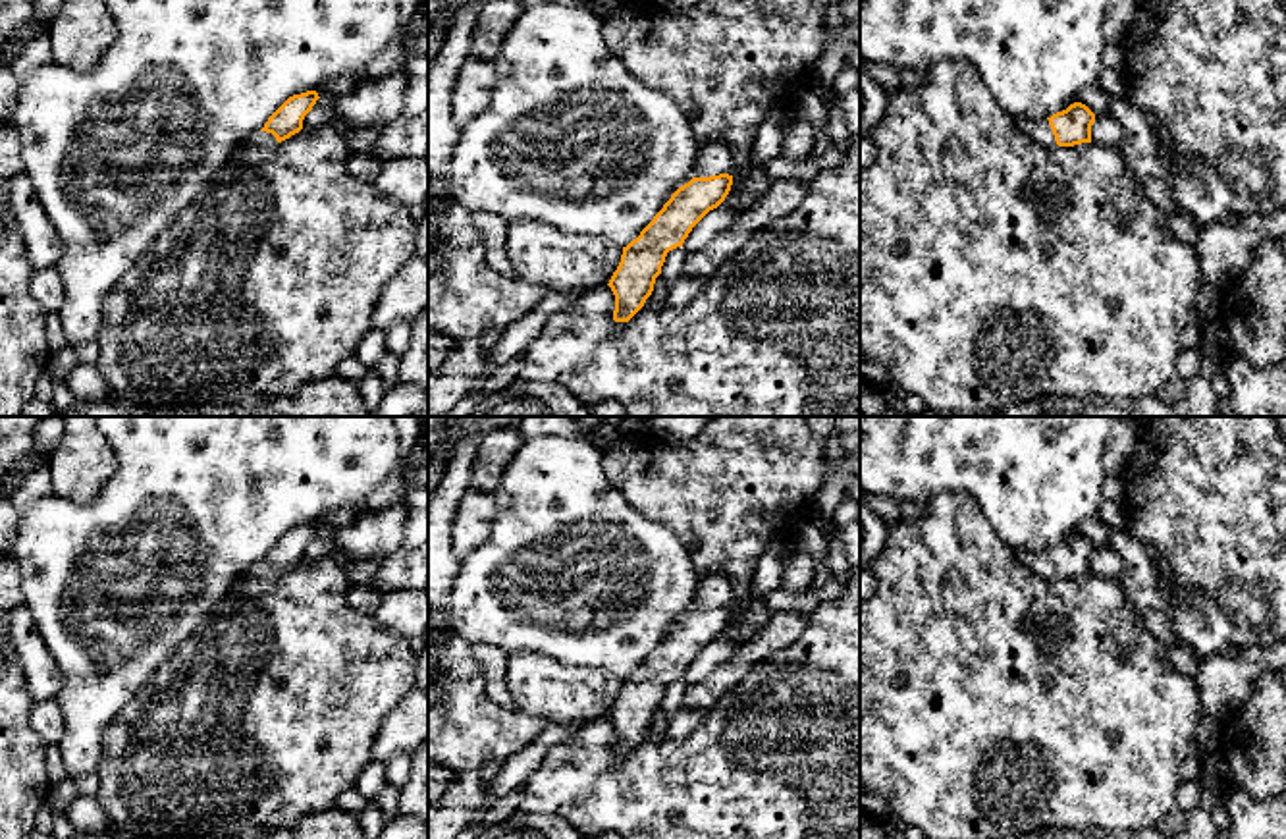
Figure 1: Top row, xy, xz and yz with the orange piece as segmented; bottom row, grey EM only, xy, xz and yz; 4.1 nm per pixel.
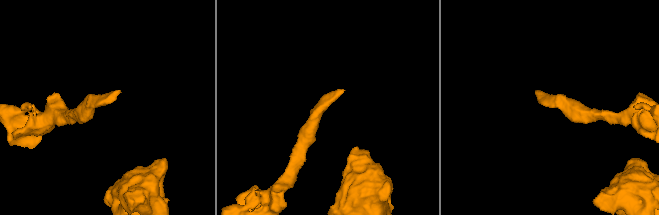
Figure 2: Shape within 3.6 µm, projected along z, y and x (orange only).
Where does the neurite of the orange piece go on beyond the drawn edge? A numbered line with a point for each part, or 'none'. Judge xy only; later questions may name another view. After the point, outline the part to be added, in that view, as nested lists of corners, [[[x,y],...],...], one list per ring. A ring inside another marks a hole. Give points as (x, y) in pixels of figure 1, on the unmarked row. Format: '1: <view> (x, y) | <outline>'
1: xy (267, 571) | [[[258,563],[255,569],[251,569],[247,575],[253,575],[253,577],[262,577],[262,579],[276,579],[276,577],[281,577],[276,573],[276,569],[272,565],[266,565],[266,563]]]

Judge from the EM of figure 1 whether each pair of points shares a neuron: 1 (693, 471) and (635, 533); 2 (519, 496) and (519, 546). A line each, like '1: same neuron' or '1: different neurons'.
1: different neurons
2: same neuron

